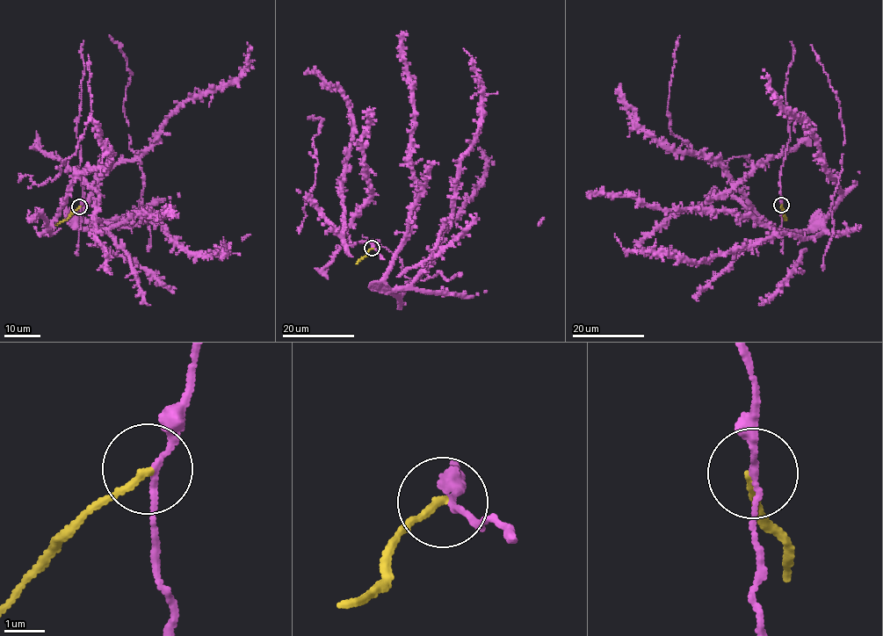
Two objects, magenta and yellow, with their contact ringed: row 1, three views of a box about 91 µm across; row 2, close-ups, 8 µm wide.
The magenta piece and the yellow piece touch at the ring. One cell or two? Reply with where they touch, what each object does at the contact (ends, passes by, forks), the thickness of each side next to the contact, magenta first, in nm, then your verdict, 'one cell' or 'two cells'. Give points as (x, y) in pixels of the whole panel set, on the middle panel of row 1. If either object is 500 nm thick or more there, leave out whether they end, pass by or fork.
at (372, 248); magenta passes by; yellow ends there; 120 nm thick on the magenta side, 170 nm on the other; two cells

